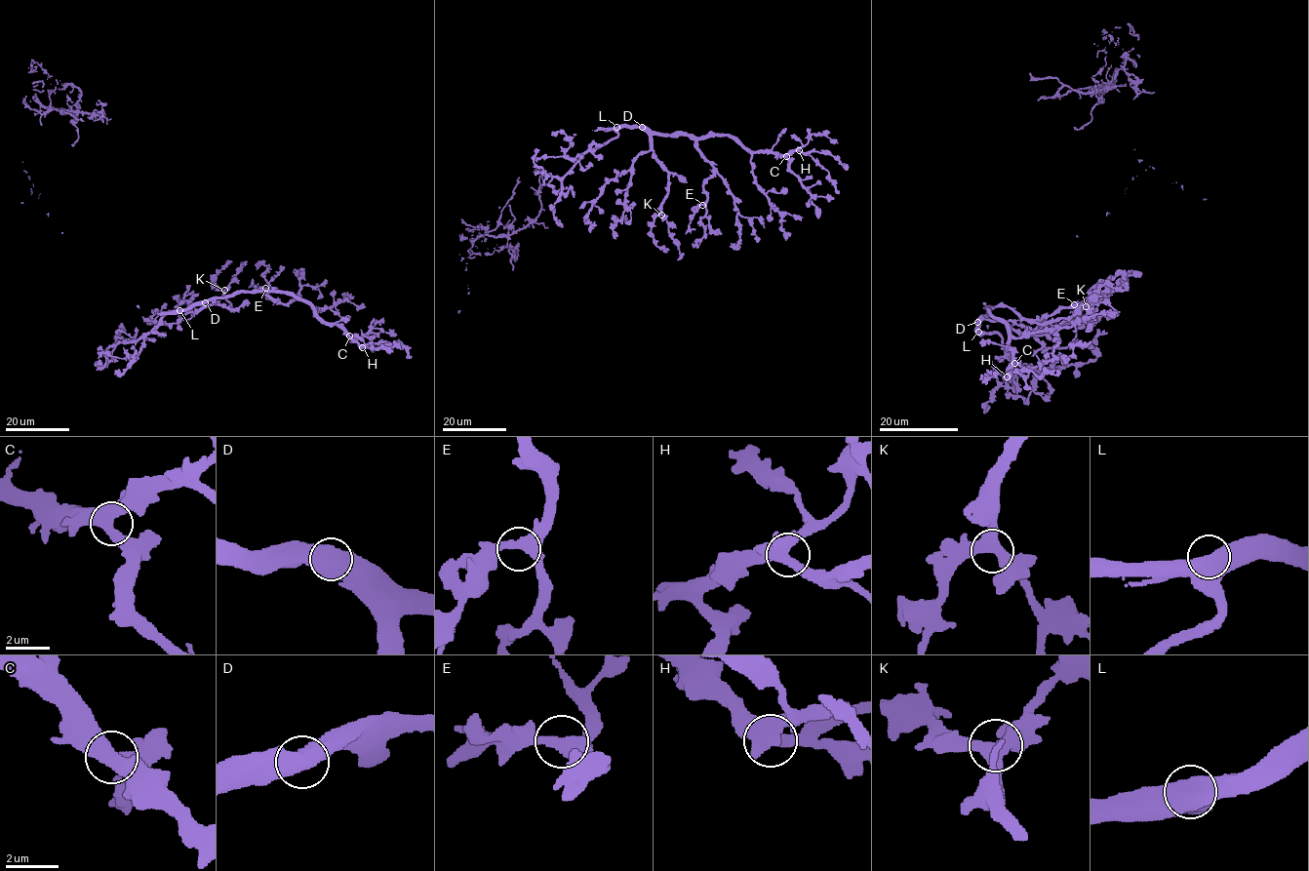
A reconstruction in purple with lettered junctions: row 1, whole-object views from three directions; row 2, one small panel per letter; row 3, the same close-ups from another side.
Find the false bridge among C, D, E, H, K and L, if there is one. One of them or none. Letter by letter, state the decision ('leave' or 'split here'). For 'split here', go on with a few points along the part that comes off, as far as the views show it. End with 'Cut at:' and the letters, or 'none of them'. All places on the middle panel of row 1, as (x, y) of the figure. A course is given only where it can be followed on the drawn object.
C: leave
D: leave
E: leave
H: leave
K: leave
L: leave
Cut at: none of them

